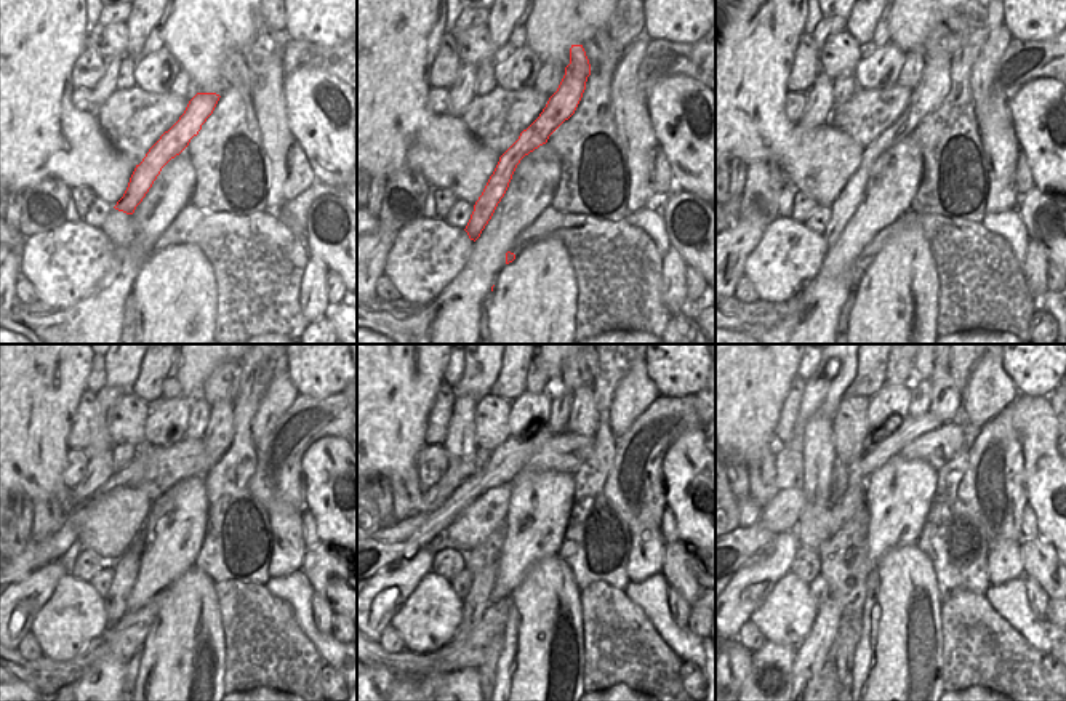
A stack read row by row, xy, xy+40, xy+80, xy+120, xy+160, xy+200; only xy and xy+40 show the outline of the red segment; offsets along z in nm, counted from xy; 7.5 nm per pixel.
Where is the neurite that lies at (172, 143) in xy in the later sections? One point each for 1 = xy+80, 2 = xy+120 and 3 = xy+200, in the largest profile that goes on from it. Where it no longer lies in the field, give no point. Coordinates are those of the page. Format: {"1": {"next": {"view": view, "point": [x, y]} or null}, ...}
{"1": {"next": {"view": "xy+80", "point": [933, 85]}}, "2": {"next": {"view": "xy+120", "point": [127, 631]}}, "3": {"next": {"view": "xy+200", "point": [823, 640]}}}

